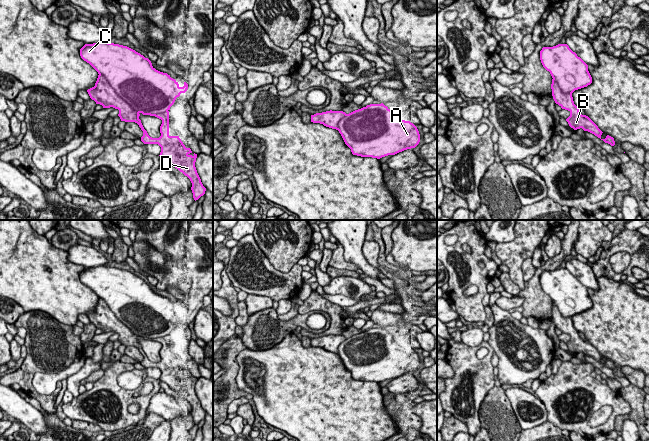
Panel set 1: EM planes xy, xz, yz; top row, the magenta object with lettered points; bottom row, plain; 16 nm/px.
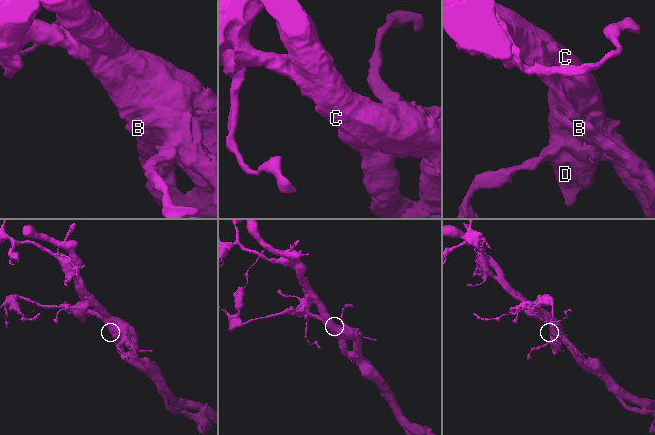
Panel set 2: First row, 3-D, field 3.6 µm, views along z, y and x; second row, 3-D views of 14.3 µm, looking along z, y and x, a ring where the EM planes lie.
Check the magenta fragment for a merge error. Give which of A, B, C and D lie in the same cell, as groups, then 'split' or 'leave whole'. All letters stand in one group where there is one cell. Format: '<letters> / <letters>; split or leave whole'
A C / B D; split

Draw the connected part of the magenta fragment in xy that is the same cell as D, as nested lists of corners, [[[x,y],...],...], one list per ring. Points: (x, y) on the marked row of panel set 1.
[[[99,74],[95,86],[87,90],[90,98],[100,104],[103,108],[113,107],[119,110],[118,116],[121,121],[135,122],[143,131],[141,141],[144,144],[158,144],[161,147],[160,157],[166,159],[172,166],[177,168],[192,183],[192,193],[194,200],[198,200],[205,194],[206,188],[203,186],[197,173],[195,162],[197,154],[192,156],[191,149],[186,148],[179,136],[169,135],[169,111],[154,115],[162,120],[160,126],[161,136],[152,138],[144,129],[139,112],[135,111],[127,102],[125,102],[110,86],[106,78]]]

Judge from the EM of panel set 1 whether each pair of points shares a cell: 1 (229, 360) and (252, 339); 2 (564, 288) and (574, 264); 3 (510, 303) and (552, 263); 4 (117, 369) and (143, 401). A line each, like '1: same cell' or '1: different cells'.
1: different cells
2: same cell
3: different cells
4: same cell

